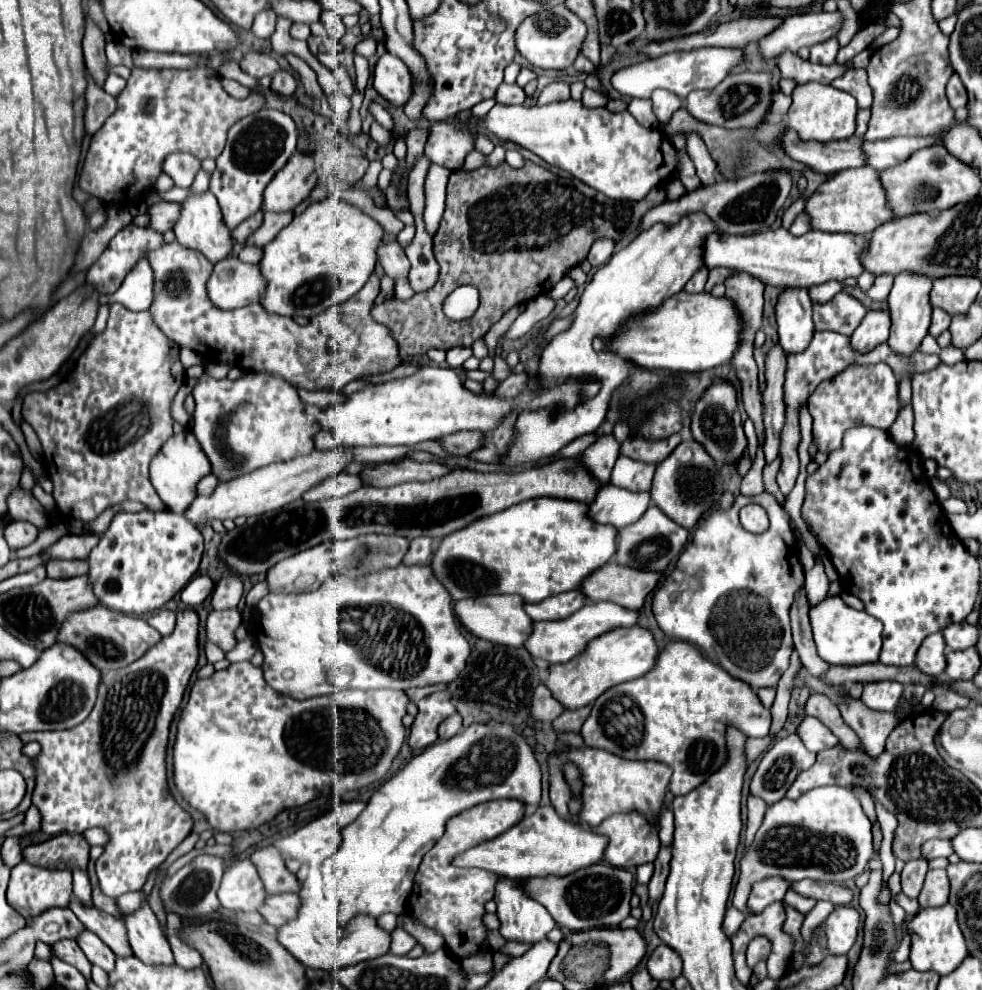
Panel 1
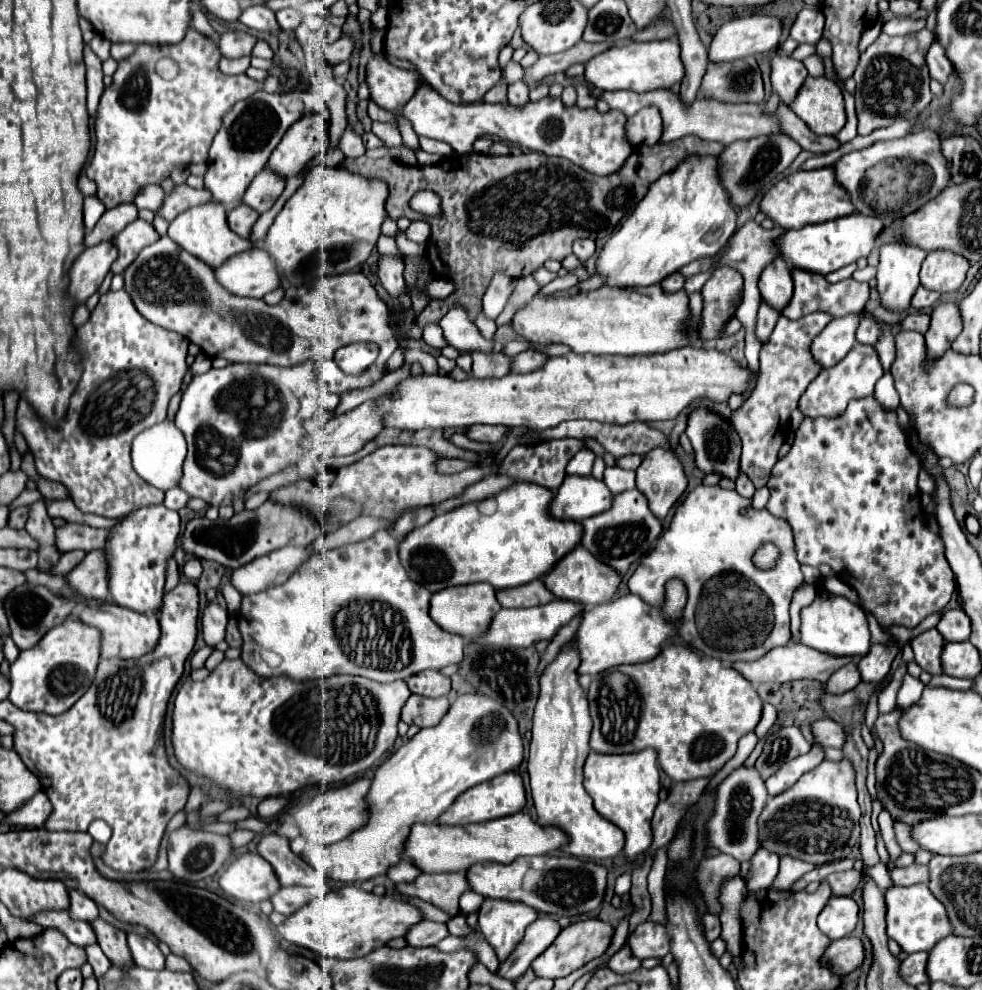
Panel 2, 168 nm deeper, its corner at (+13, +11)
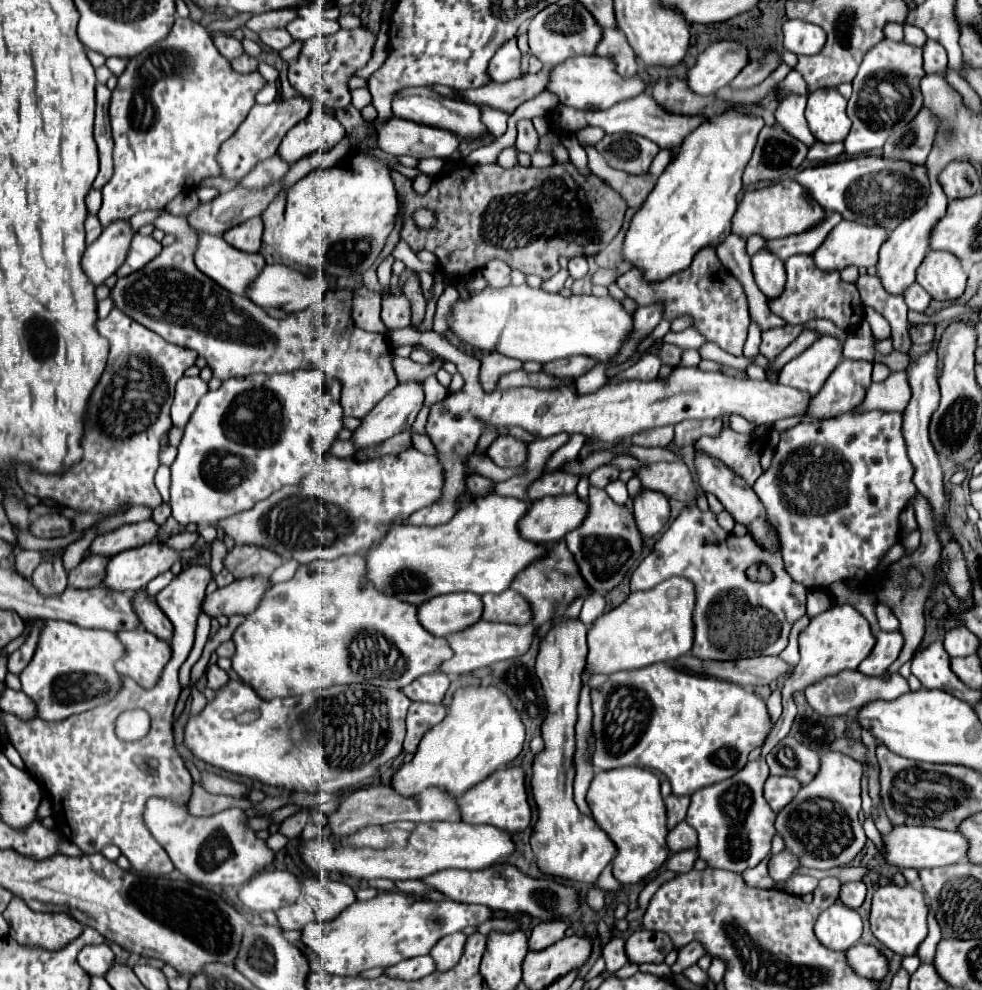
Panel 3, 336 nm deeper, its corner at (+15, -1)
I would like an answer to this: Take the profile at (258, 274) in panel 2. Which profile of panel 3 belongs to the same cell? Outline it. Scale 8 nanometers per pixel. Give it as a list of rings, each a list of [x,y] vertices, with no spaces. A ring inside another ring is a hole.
[[[271,264],[271,266],[265,266],[261,276],[249,286],[247,298],[253,300],[255,304],[259,304],[261,308],[283,308],[283,306],[287,306],[287,312],[291,314],[291,312],[305,310],[313,304],[319,304],[323,300],[325,292],[327,292],[327,282],[323,278],[305,276],[299,270],[287,268],[285,264]]]

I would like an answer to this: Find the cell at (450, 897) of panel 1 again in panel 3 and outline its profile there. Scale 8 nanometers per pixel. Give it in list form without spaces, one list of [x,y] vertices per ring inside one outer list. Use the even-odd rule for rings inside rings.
[[[507,766],[493,772],[493,776],[487,776],[485,780],[481,780],[481,784],[475,784],[459,798],[459,808],[461,808],[463,822],[489,824],[509,834],[523,832],[531,824],[531,806],[527,800],[523,768]]]

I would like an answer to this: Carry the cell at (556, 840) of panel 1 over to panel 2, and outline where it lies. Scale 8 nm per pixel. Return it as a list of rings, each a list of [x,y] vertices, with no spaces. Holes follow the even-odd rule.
[[[517,812],[491,822],[467,826],[415,824],[405,844],[405,854],[421,872],[459,872],[479,862],[511,864],[519,856],[545,856],[569,842],[569,836],[557,826],[543,826],[527,812]]]

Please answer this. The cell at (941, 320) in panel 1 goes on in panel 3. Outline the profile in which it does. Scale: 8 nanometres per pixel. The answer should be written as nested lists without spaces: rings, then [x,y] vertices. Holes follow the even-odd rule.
[[[913,282],[913,284],[905,290],[903,298],[905,298],[905,304],[909,306],[909,310],[917,310],[917,312],[925,312],[925,308],[927,308],[929,302],[931,302],[931,296],[929,296],[917,282]]]

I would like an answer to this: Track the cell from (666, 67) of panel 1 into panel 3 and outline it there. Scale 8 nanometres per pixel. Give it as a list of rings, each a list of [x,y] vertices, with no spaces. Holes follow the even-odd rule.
[[[575,56],[567,58],[561,64],[549,68],[549,82],[545,86],[547,92],[555,94],[559,104],[579,108],[579,110],[605,110],[617,104],[617,100],[627,100],[629,96],[637,96],[649,90],[651,84],[645,84],[635,76],[633,80],[625,80],[617,76],[613,68],[613,60],[605,60],[601,56]]]

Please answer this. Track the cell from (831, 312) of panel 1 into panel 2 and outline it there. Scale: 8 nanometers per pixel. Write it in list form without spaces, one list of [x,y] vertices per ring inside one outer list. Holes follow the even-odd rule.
[[[791,272],[795,282],[795,292],[791,298],[791,304],[783,310],[783,316],[789,320],[799,320],[811,312],[825,312],[829,316],[845,316],[851,312],[861,312],[869,300],[869,284],[855,282],[853,278],[847,278],[837,284],[829,284],[825,276],[815,276],[813,272]]]

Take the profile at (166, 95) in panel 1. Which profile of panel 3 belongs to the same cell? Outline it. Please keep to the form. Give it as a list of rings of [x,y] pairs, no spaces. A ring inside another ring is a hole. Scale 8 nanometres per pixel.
[[[177,18],[169,36],[151,46],[149,54],[145,52],[129,60],[113,90],[109,114],[115,140],[115,174],[101,190],[103,206],[97,214],[101,226],[105,228],[113,220],[131,218],[143,210],[165,208],[179,192],[199,186],[205,178],[221,176],[217,152],[247,118],[255,104],[255,94],[265,84],[267,82],[259,72],[235,72],[231,62],[215,48],[205,26],[191,18]]]

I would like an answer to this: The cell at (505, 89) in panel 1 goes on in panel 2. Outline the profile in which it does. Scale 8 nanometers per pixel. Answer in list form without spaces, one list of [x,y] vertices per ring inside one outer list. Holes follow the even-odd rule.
[[[519,80],[507,86],[507,98],[513,106],[523,106],[529,100],[529,88]]]

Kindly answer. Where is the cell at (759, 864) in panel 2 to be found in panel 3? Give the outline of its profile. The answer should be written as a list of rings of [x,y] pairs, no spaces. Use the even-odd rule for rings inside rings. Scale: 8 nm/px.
[[[789,848],[781,850],[779,854],[773,854],[769,860],[769,874],[777,882],[785,882],[801,864],[797,862],[797,856],[789,852]]]

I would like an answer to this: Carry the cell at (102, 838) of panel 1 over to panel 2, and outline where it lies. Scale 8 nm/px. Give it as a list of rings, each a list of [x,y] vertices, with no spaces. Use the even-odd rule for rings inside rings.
[[[93,820],[87,832],[93,836],[93,840],[97,840],[101,844],[107,844],[107,840],[111,838],[111,828],[103,820]]]

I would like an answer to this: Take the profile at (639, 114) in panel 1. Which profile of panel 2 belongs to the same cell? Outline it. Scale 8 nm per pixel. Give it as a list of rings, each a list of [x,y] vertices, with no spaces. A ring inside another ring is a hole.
[[[615,90],[615,92],[603,92],[601,98],[613,110],[621,110],[627,116],[633,116],[635,112],[639,112],[639,108],[643,108],[647,104],[659,106],[661,116],[663,116],[661,142],[673,142],[673,140],[679,140],[687,134],[693,134],[693,136],[699,136],[703,140],[717,140],[725,146],[729,146],[737,140],[751,140],[757,136],[785,134],[775,112],[765,112],[765,108],[759,104],[715,104],[715,100],[699,100],[699,96],[697,96],[697,100],[689,108],[685,108],[681,104],[679,96],[675,96],[671,90],[655,90],[655,92],[645,92],[645,94]]]

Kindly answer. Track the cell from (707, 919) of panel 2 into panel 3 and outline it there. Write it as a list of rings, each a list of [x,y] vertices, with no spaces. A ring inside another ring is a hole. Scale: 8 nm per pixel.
[[[697,942],[687,944],[685,948],[679,950],[679,958],[677,958],[677,962],[671,966],[671,972],[673,974],[681,974],[685,968],[693,966],[703,954],[705,954],[705,950],[701,948],[701,944],[697,944]]]

